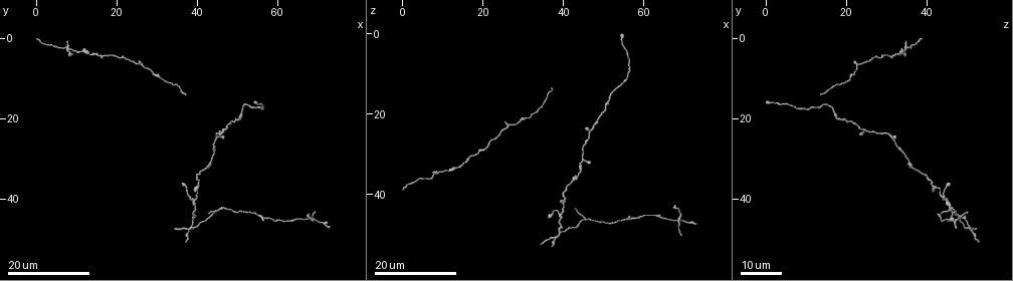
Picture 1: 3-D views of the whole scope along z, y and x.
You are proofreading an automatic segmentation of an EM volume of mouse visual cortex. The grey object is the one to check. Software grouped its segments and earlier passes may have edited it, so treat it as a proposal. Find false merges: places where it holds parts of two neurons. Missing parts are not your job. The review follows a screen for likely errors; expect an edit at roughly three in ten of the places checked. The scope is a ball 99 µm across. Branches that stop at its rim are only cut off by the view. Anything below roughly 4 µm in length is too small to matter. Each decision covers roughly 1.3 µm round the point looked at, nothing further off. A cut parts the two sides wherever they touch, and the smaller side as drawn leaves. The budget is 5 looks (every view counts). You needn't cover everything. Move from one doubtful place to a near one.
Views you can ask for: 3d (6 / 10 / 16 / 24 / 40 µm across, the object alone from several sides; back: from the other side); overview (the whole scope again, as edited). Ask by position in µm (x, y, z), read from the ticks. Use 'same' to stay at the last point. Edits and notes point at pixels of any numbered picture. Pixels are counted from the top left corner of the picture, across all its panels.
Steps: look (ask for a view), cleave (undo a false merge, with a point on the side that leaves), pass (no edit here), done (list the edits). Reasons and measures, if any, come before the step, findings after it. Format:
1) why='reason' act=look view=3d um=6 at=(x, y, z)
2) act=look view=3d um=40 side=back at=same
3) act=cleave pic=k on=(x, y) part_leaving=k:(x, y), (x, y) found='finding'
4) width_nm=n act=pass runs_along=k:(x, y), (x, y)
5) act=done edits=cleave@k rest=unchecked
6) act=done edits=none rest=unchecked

why='side arm on a straight run' act=look view=3d um=24 at=(38.5, 47.5, 50.5)

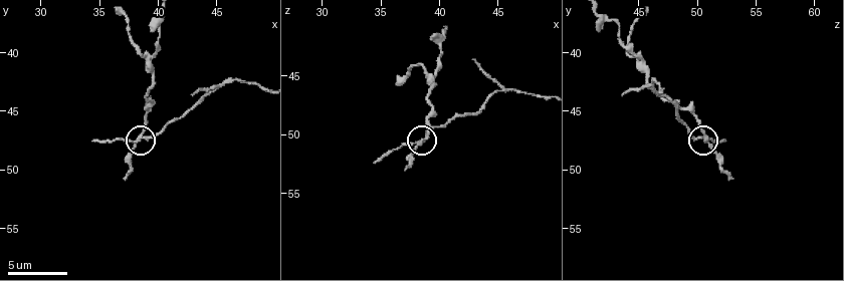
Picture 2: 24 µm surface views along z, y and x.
act=look view=3d um=10 at=(38.8, 47.2, 50.4)

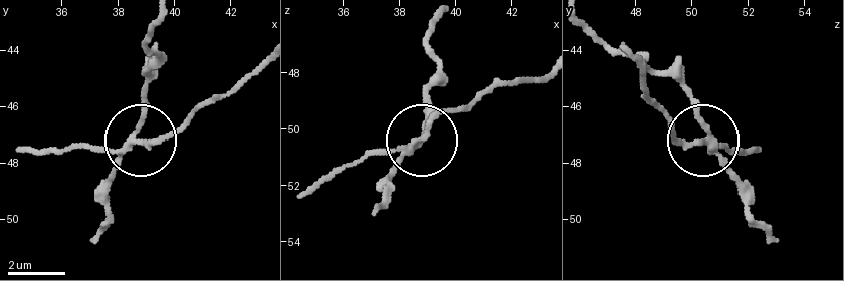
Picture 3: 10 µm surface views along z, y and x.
width_nm=190 act=cleave pic=3 on=(80, 147) part_leaving=3:(128, 146), (169, 136), (262, 62) found='a second neuron is stuck on'

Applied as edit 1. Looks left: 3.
act=look view=overview

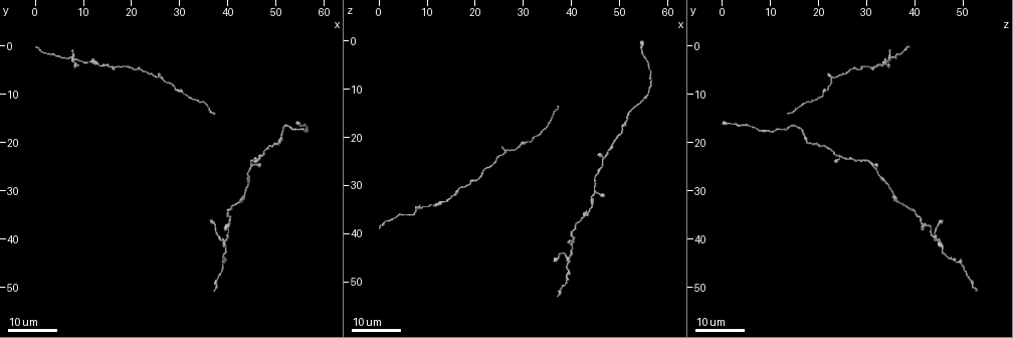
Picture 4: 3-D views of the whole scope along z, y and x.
why='three-way junction' act=look view=3d um=24 at=(39.0, 40.0, 45.0)

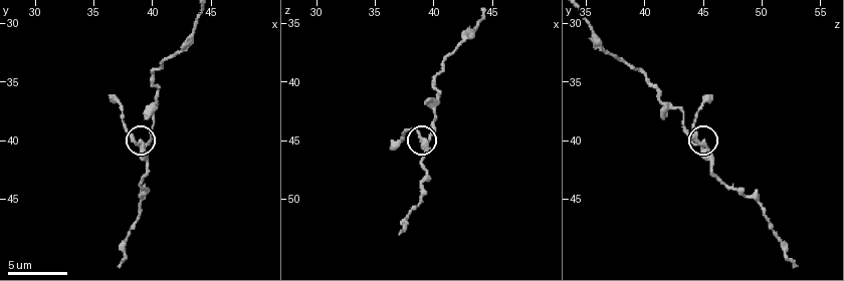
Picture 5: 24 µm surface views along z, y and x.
act=look view=3d um=10 at=(39.0, 40.0, 45.0)

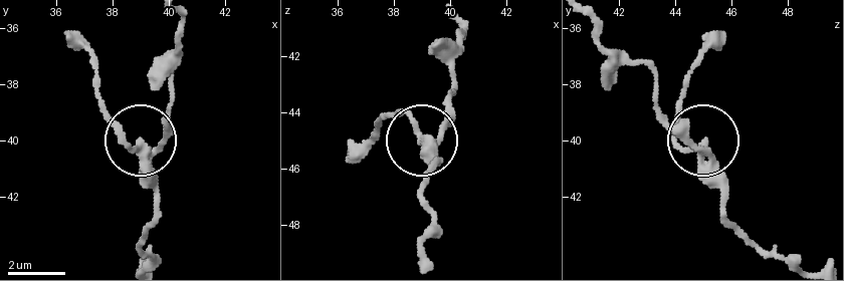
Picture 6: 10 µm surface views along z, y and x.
arms=3 act=pass found='one neuron here'

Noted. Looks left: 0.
act=done edits=cleave@3 rest=unchecked

